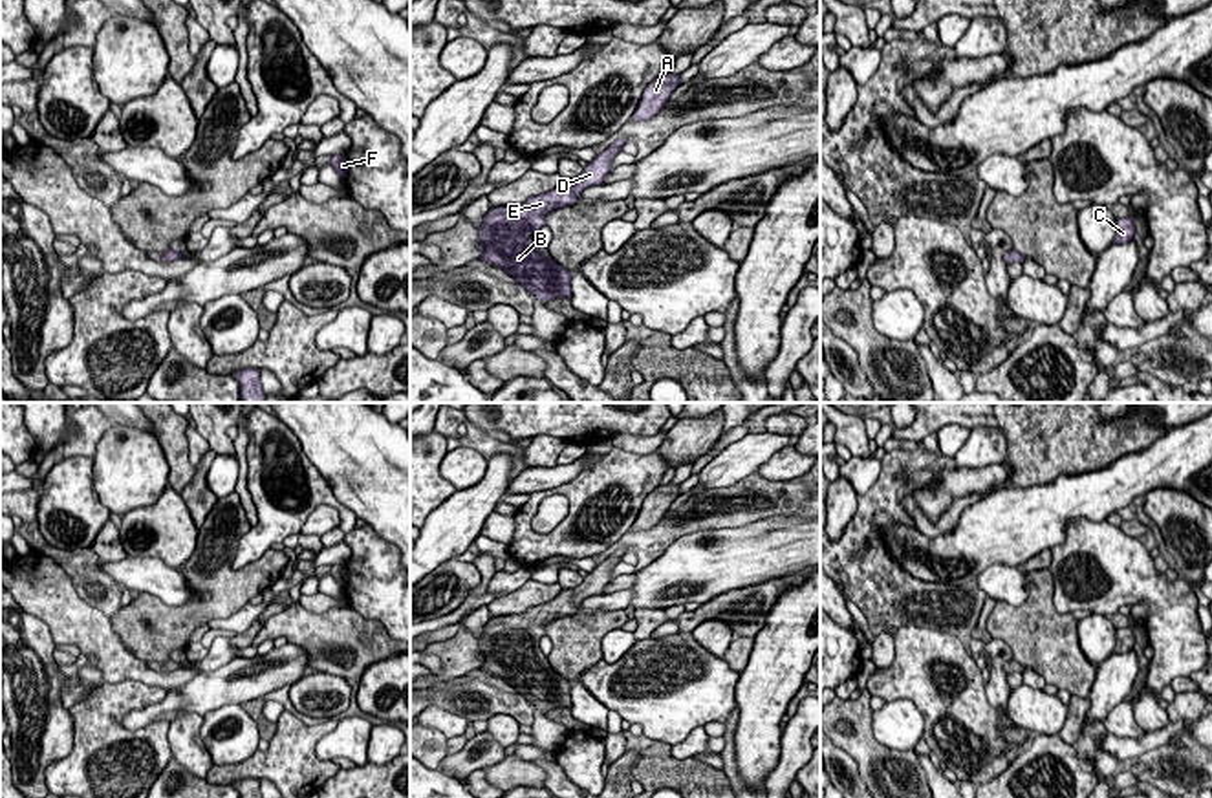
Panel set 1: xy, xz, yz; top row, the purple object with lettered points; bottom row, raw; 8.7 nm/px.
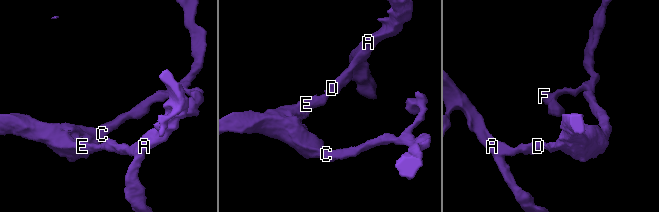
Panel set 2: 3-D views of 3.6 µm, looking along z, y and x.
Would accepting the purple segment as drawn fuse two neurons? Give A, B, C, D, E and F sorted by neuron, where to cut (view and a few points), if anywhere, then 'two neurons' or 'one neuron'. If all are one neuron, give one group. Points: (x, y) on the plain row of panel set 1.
groups A B C D E F; cut none; one neuron

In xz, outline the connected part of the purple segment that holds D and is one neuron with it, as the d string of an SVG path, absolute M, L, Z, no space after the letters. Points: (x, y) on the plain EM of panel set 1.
M626 547L617 549L588 573L575 589L575 597L557 597L551 602L529 608L522 615L491 619L478 639L483 659L480 670L502 677L542 712L571 708L571 681L558 675L551 666L540 666L544 655L536 659L527 644L544 635L542 628L547 620L573 615L584 598L602 595L602 589L610 584L611 569L626 551Z

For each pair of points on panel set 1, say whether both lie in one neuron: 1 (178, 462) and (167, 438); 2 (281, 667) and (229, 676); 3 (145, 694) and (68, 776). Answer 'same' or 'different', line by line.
1: same
2: same
3: same

